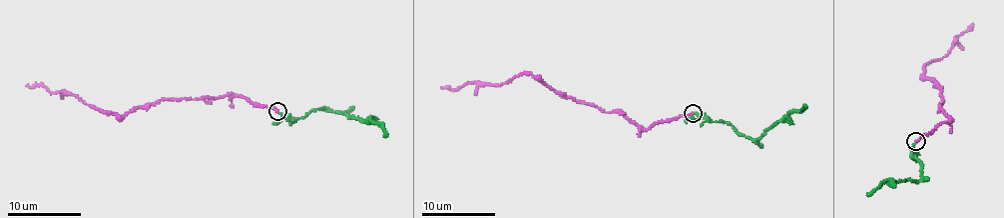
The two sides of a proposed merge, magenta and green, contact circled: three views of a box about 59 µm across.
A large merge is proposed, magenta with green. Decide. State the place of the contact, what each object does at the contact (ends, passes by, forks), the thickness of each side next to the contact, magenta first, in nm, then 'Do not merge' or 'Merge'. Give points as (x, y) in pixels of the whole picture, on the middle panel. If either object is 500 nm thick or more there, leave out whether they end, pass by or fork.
Place: (693, 113). At the ring magenta ends. At the ring green ends. Thickness 200 nm (magenta) against 130 nm. Merge

